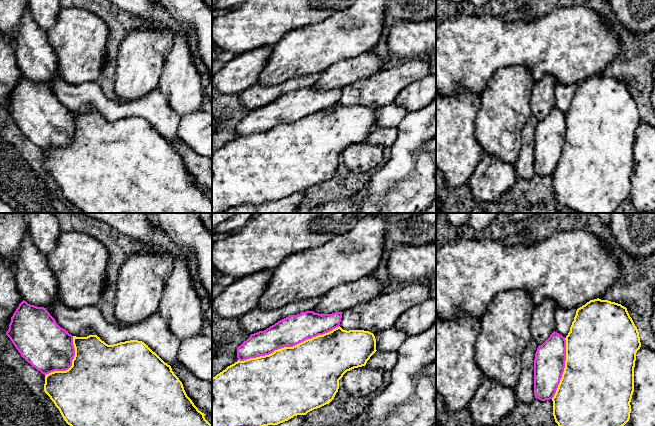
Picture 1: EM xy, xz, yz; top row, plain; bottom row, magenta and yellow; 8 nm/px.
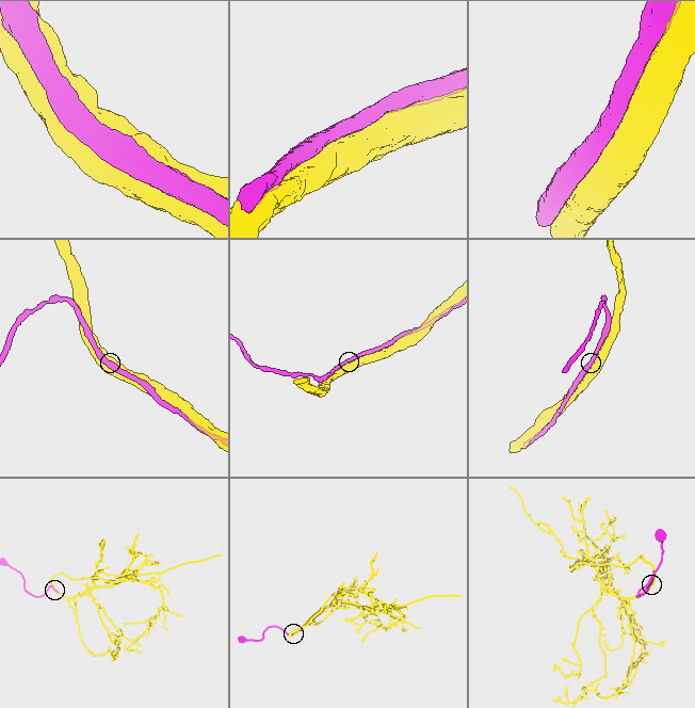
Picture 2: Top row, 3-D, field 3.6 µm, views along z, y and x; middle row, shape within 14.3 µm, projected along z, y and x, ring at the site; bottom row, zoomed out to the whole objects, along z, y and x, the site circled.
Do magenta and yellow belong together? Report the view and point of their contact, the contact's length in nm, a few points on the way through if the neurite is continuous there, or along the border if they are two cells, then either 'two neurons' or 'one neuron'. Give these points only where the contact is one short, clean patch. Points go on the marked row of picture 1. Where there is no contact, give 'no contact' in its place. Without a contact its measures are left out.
meets magenta in xz at (288, 346); contact 850 nm long; one neuron

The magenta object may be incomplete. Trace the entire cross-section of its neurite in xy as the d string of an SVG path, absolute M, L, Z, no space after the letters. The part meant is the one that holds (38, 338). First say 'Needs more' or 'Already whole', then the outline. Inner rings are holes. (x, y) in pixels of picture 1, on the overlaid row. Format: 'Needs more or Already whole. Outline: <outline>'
Needs more. Outline: M22 301L9 324L6 335L10 338L21 356L45 375L44 391L59 409L63 419L70 426L212 426L206 419L205 414L198 410L192 400L187 396L182 382L174 374L170 365L165 363L155 352L153 352L144 342L130 340L108 345L97 335L87 337L72 336L65 329L61 328L44 307L37 307Z

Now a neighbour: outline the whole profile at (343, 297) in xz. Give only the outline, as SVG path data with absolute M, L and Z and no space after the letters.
M373 274L357 281L339 285L321 298L295 301L279 309L253 309L240 318L242 331L251 334L264 331L278 321L306 311L319 314L344 312L359 303L376 298L382 293L383 283Z

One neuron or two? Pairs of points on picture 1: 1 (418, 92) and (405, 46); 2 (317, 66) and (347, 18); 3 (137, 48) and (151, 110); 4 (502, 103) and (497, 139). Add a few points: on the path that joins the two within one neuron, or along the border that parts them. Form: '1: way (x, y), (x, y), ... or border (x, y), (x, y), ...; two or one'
1: border (425, 55), (420, 57); two
2: way (319, 54), (343, 30); one
3: border (158, 86), (141, 97), (125, 102); two
4: way (502, 112), (498, 130); one

